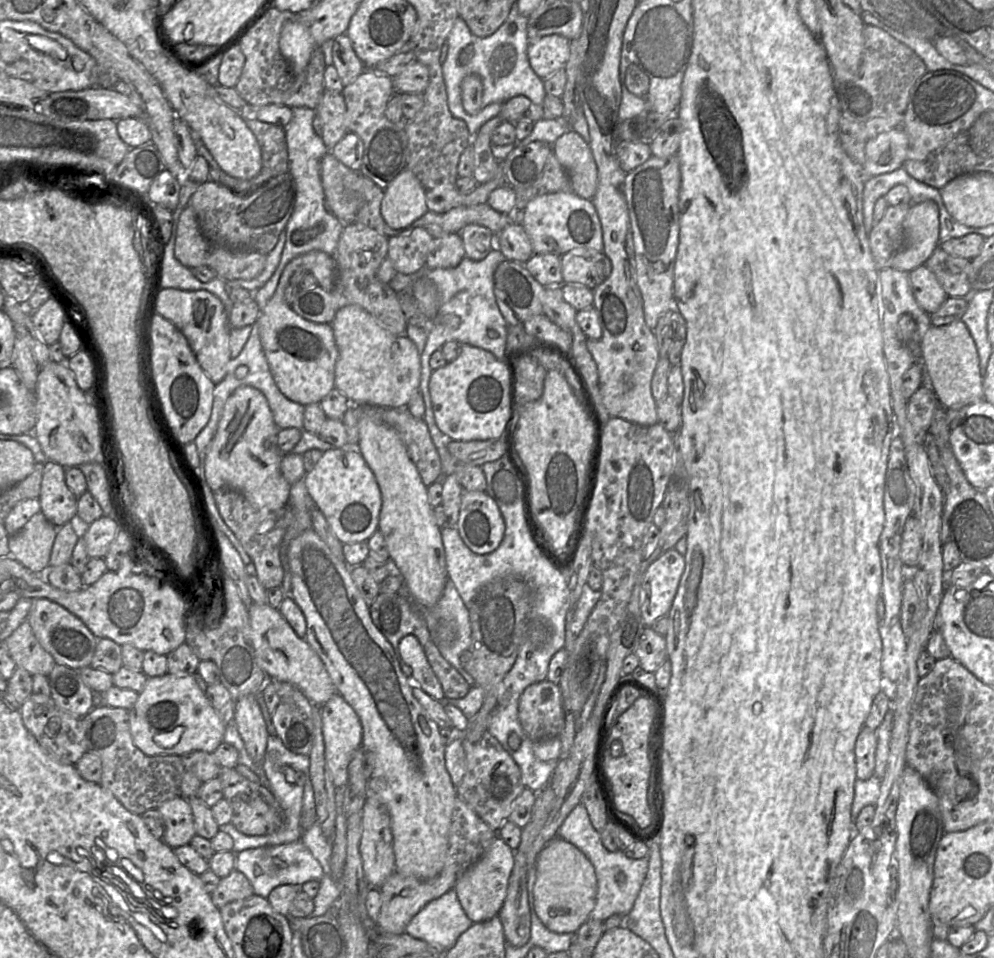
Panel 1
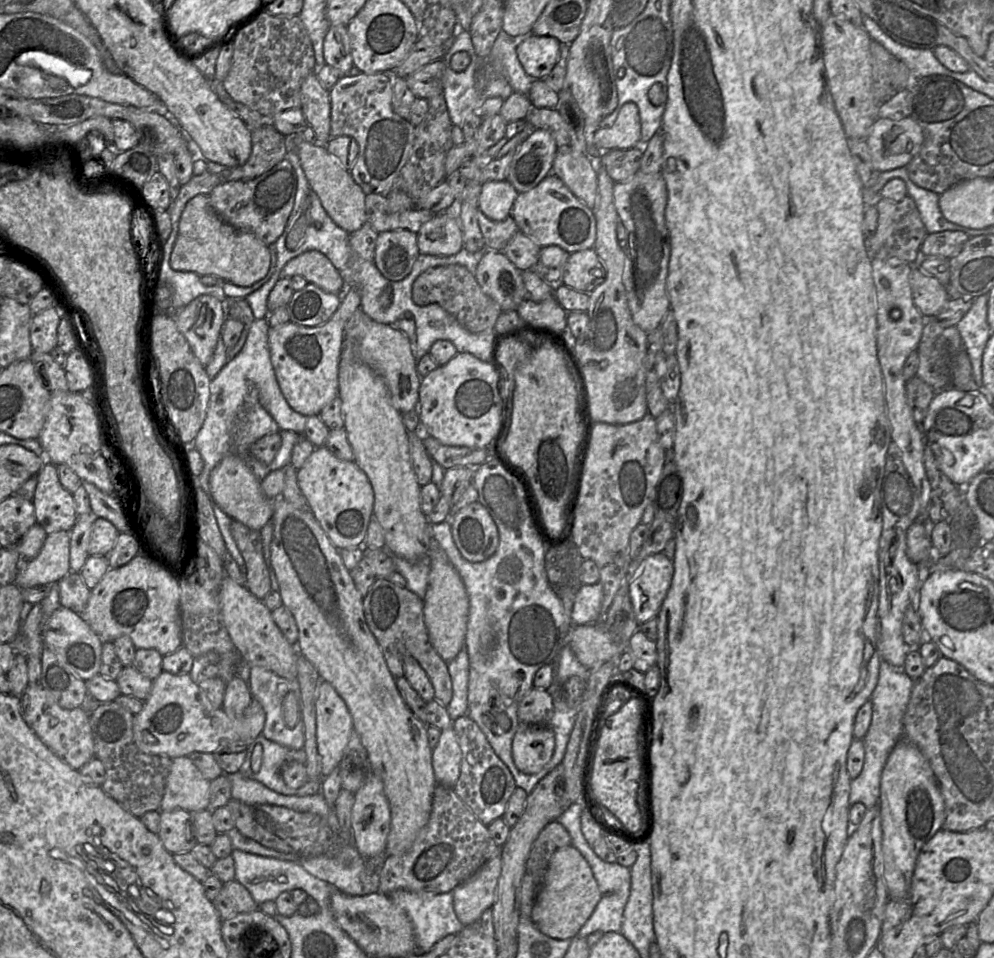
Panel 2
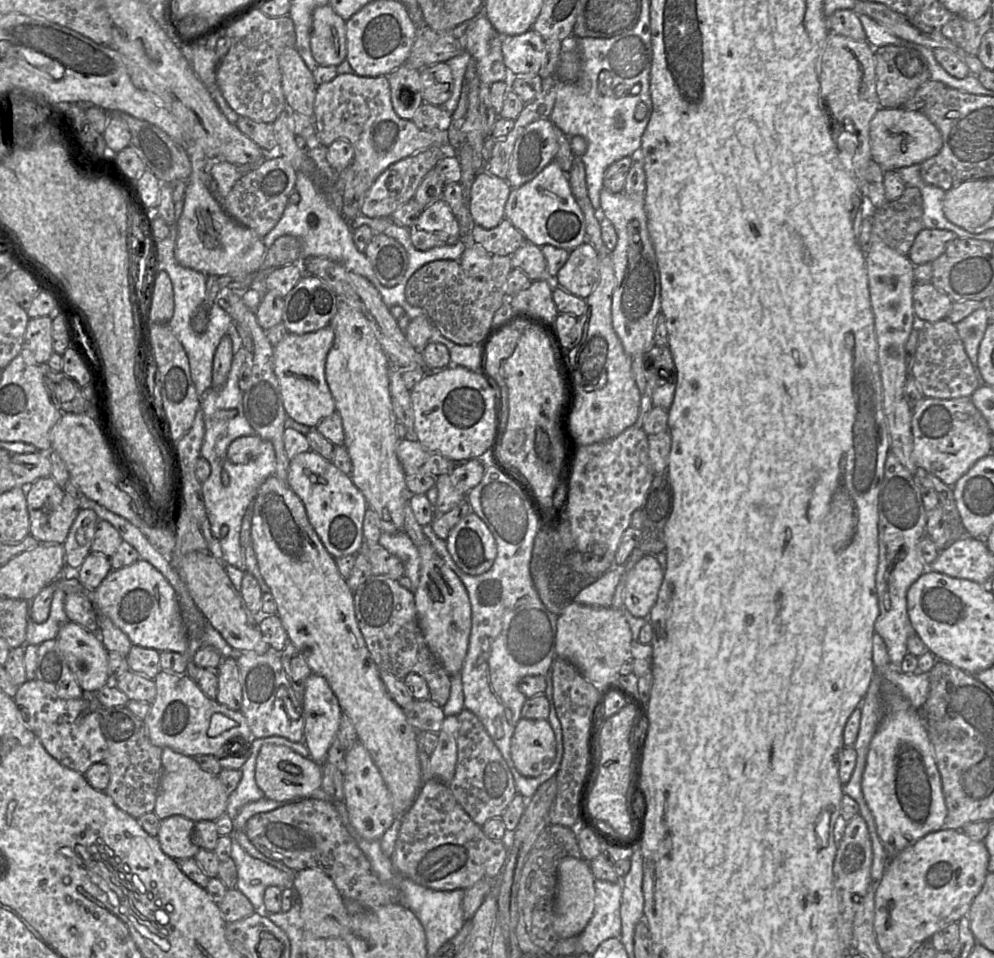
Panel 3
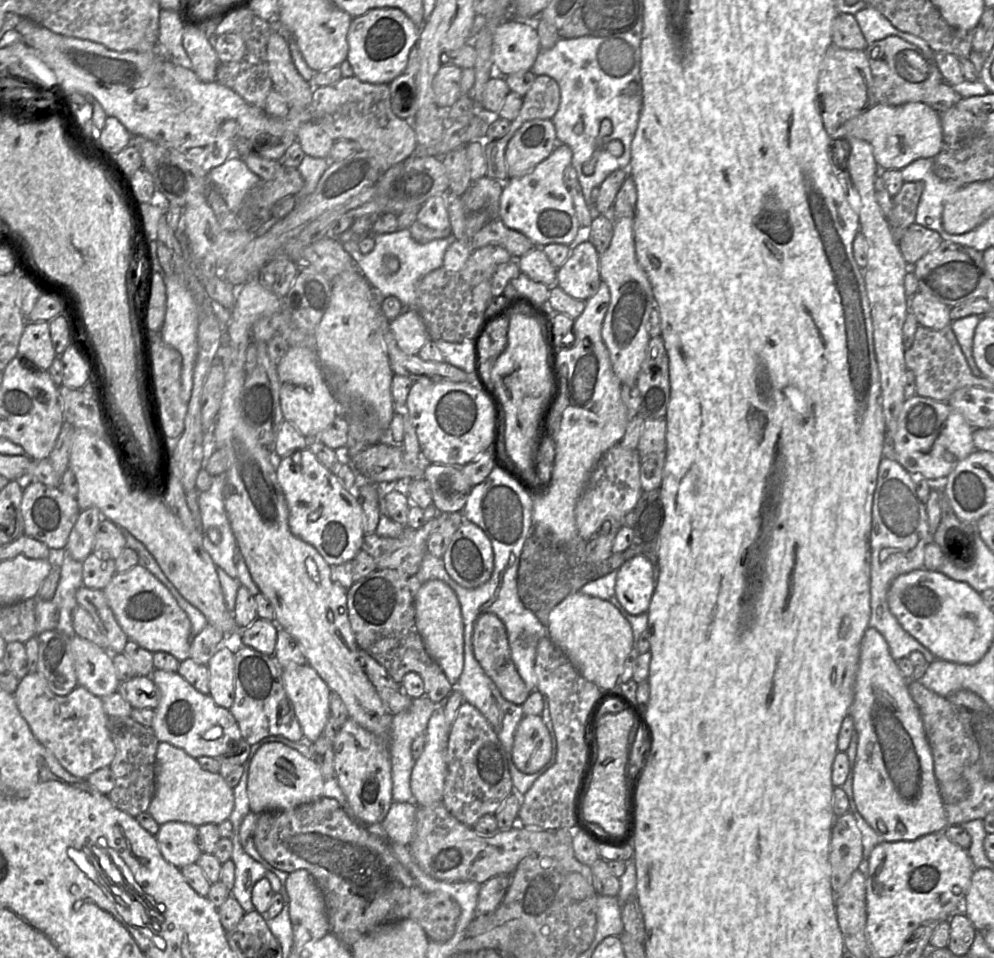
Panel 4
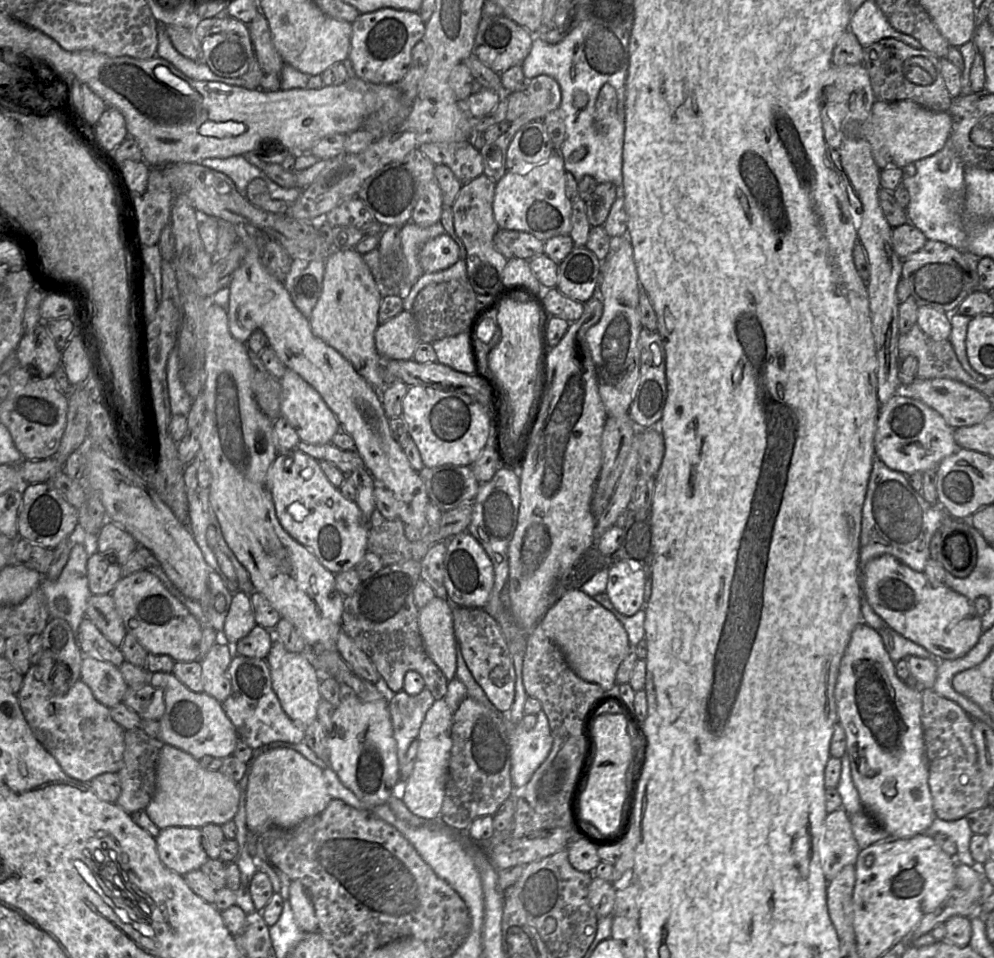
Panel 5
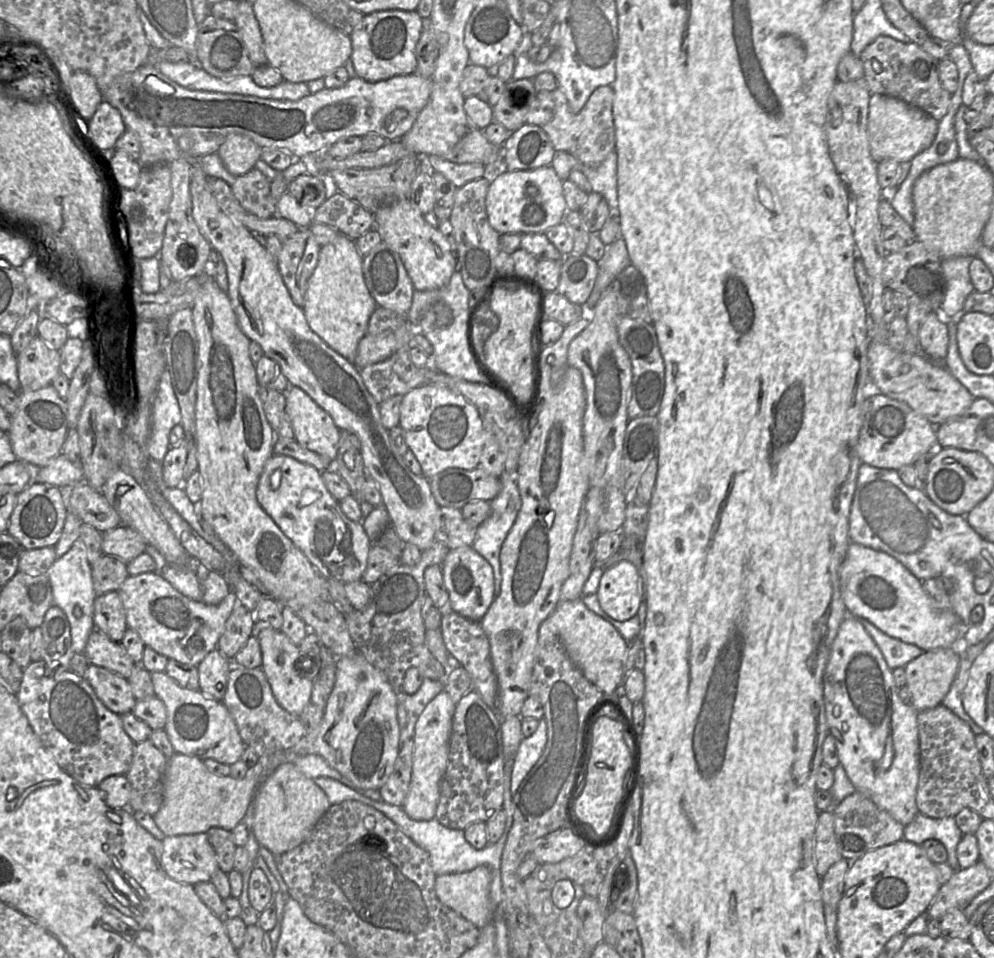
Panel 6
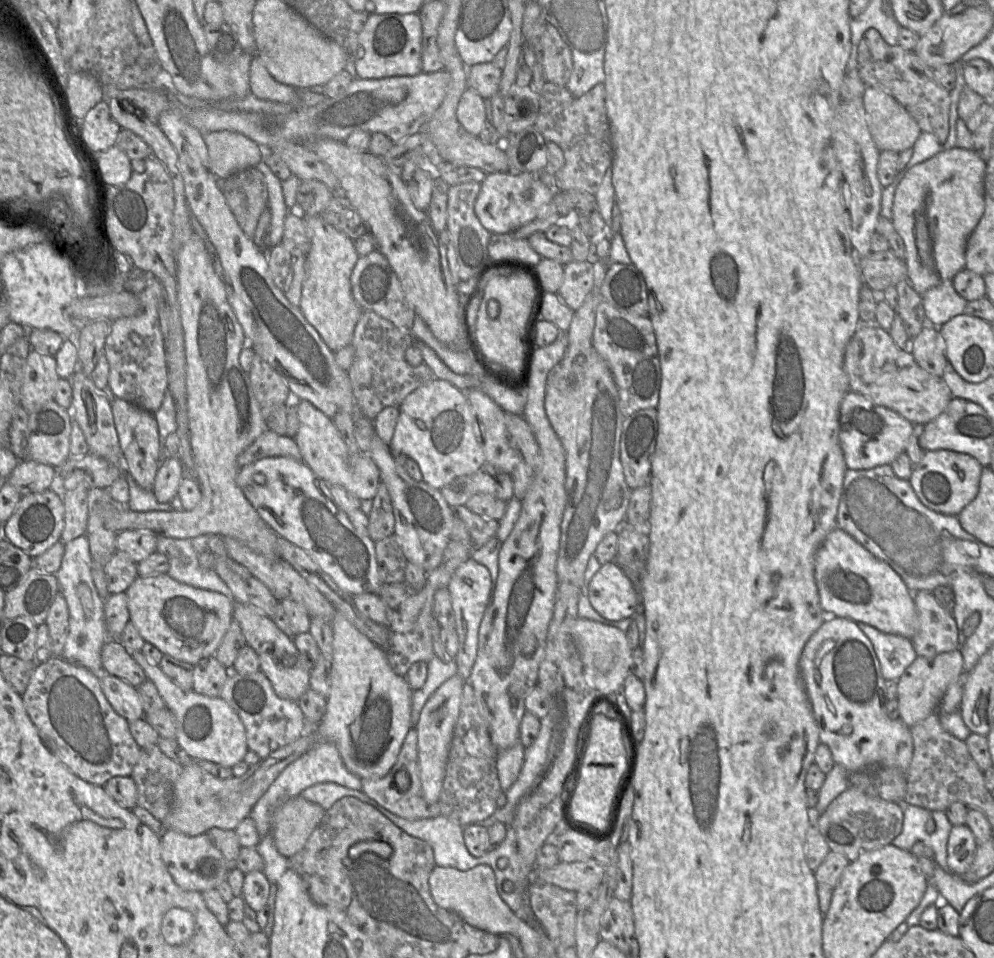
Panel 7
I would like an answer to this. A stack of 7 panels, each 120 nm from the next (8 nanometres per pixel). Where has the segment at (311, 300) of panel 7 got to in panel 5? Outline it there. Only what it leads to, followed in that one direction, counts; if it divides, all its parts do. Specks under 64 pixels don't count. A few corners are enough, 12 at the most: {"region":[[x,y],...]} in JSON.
{"region":[[333,249],[313,334],[379,393],[383,296],[361,254]]}

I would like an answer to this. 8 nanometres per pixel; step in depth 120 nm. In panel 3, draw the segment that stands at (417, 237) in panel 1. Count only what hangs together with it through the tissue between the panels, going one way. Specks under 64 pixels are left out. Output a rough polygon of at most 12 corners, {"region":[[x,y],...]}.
{"region":[[376,233],[364,254],[383,285],[401,282],[409,259],[397,240]]}

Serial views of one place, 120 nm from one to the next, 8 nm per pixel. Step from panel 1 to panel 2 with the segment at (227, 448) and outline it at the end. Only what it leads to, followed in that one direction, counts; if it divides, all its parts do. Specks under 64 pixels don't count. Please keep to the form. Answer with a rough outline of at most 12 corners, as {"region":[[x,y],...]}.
{"region":[[226,454],[209,488],[233,520],[260,530],[277,498],[268,498],[242,456]]}

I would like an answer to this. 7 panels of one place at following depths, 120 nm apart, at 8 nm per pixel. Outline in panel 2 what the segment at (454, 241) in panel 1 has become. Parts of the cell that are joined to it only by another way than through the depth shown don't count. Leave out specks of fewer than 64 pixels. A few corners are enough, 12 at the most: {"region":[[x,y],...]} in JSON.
{"region":[[454,211],[435,214],[417,232],[420,254],[463,248]]}

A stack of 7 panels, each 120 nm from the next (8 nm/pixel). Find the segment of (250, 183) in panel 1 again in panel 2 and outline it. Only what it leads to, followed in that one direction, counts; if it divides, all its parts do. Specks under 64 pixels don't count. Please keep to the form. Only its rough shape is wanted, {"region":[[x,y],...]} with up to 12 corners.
{"region":[[272,124],[251,130],[245,164],[205,160],[222,182],[255,179],[287,156],[286,137]]}

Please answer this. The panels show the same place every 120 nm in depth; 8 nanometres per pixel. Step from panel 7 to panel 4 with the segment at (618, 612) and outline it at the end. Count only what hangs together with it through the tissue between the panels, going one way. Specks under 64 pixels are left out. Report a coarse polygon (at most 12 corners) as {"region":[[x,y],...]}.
{"region":[[635,556],[617,570],[614,596],[631,615],[648,612],[654,567]]}

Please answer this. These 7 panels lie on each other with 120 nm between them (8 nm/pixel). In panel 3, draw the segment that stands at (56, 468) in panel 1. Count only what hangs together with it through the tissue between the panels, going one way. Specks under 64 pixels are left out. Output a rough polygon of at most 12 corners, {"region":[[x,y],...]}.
{"region":[[51,476],[25,492],[30,535],[63,544],[80,502]]}

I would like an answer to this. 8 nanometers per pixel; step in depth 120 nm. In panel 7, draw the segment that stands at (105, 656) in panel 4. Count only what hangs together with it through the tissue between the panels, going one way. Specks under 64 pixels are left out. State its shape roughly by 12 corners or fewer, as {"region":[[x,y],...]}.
{"region":[[98,678],[106,699],[128,722],[144,717],[137,688]]}

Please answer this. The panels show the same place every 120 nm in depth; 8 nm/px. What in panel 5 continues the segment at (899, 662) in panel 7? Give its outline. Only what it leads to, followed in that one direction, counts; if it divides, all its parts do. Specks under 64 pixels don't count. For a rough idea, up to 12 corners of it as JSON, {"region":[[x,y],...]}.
{"region":[[861,600],[862,622],[875,629],[895,662],[935,658],[892,629]]}

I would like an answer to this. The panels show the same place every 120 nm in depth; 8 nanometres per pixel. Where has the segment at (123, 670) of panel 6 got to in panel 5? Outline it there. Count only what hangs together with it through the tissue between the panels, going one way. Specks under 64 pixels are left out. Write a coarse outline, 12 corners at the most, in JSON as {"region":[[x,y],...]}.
{"region":[[88,617],[77,641],[84,656],[117,667],[125,661]]}

